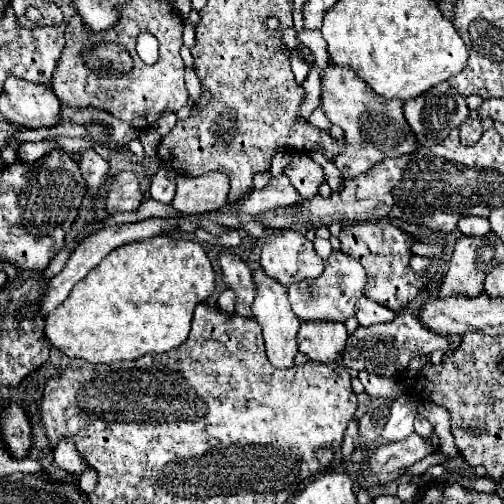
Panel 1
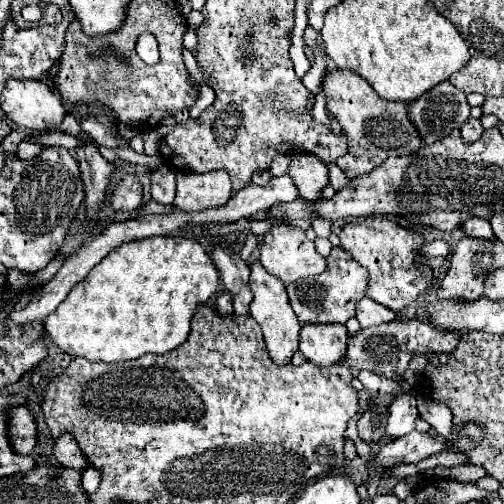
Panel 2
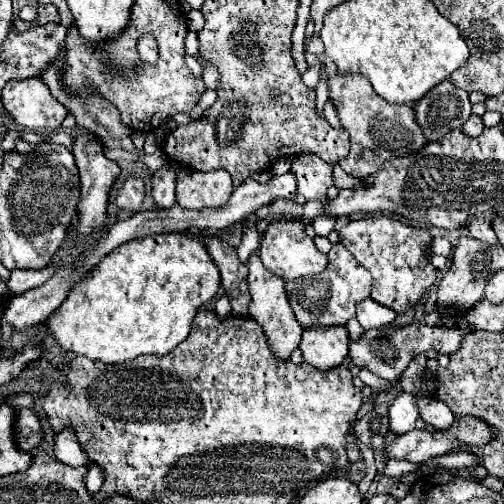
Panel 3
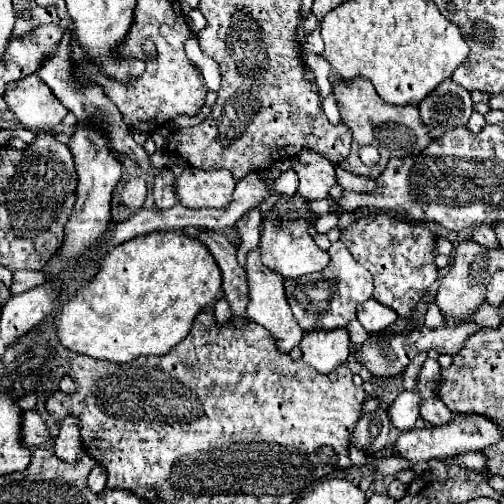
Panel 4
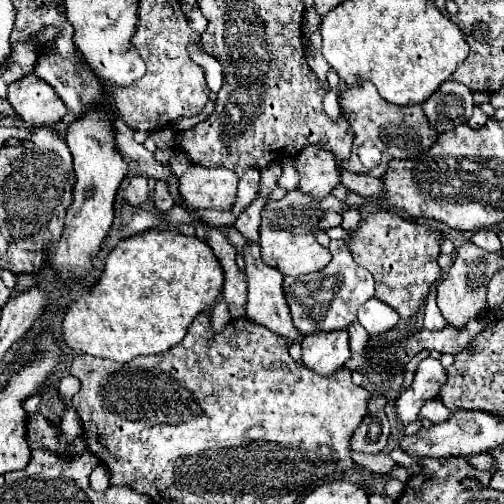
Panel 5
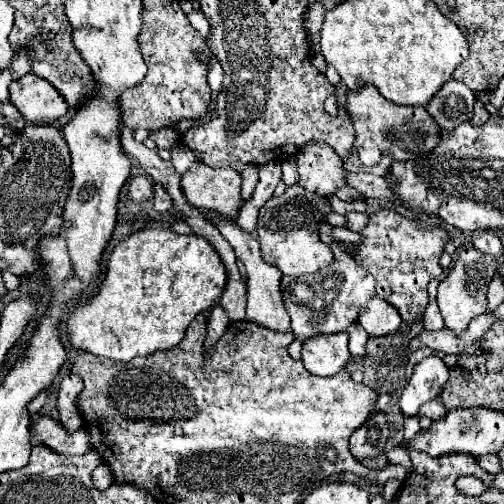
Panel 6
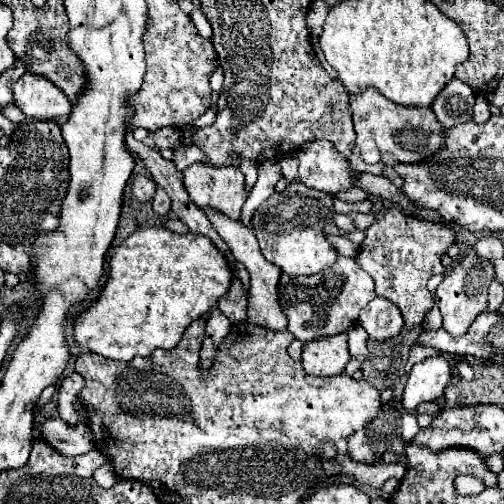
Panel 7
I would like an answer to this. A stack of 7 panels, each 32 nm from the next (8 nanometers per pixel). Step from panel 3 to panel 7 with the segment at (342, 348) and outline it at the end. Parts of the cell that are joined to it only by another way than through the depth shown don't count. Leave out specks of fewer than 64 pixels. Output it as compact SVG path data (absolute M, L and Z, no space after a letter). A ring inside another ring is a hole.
M346 334L314 340L302 350L302 368L312 376L336 376L342 374L350 362Z

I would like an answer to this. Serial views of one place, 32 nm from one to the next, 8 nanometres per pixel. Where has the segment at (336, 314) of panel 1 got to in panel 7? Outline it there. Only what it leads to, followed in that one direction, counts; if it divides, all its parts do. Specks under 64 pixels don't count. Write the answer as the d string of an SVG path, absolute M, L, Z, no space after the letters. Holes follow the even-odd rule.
M340 256L332 266L332 270L328 272L318 272L314 276L282 274L278 284L278 296L280 296L280 306L288 316L286 330L292 332L294 338L298 338L302 344L308 344L324 336L348 332L348 328L358 322L360 310L368 306L370 300L376 298L372 278L352 258L344 256ZM314 302L322 302L322 312L318 312Z

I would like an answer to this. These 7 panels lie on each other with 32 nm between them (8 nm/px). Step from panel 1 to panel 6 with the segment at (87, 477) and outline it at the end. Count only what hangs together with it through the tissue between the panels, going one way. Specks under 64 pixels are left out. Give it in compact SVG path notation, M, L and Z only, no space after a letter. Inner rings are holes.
M102 464L94 470L92 474L92 480L94 480L94 486L100 488L100 490L106 490L112 486L112 472L108 472L108 464Z

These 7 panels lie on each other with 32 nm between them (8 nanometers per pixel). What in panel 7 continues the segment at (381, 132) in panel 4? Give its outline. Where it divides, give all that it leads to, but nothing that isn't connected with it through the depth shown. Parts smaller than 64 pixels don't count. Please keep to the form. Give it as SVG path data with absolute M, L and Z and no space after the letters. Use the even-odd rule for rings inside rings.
M374 88L364 90L358 96L350 98L350 110L354 118L354 130L356 130L356 146L350 156L350 164L356 172L370 172L380 174L386 164L416 164L420 160L426 160L434 156L440 148L444 148L446 132L440 128L436 114L430 108L404 108L398 104L392 104L388 98L380 96ZM364 140L374 140L380 150L380 162L366 164L360 154L360 144Z

